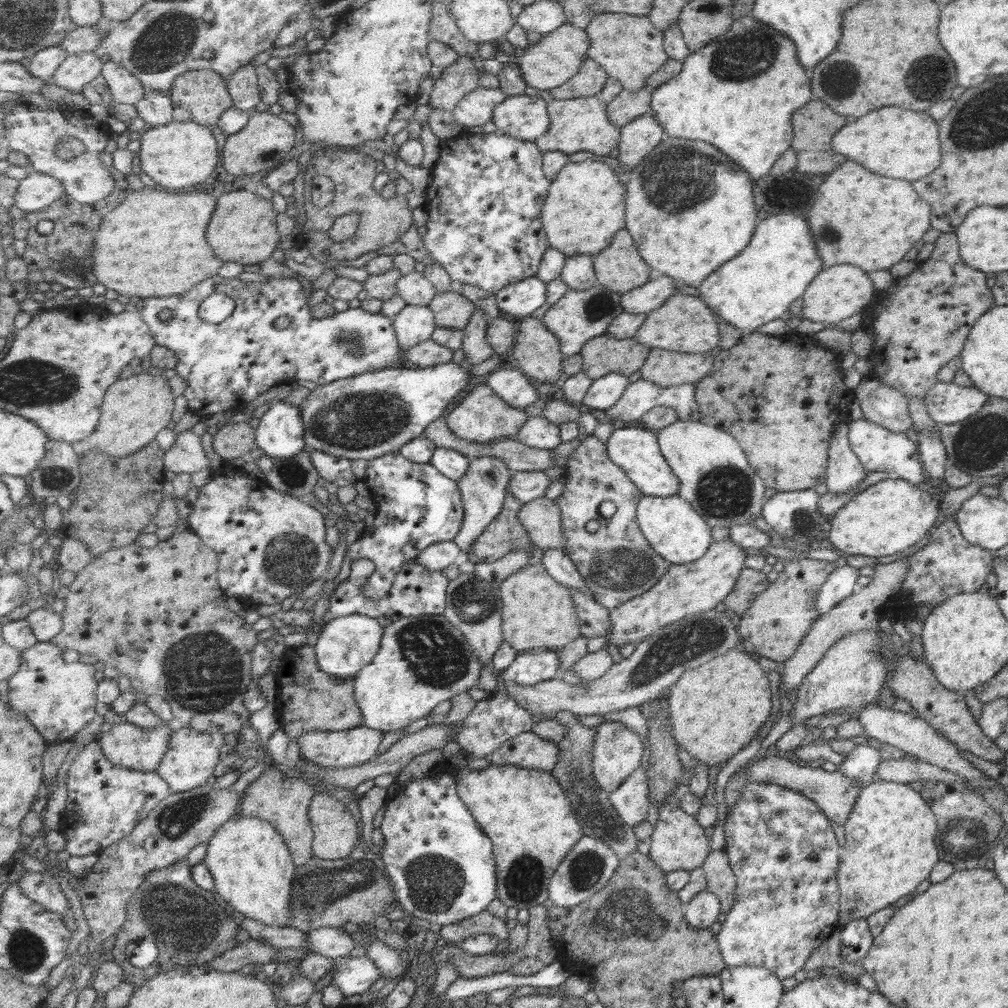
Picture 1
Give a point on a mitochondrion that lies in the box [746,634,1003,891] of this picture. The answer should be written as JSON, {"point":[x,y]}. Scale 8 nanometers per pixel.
{"point":[962,837]}

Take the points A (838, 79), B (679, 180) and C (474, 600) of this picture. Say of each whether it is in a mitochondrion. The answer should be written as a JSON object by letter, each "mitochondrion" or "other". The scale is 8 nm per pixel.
{"A":"mitochondrion","B":"mitochondrion","C":"mitochondrion"}

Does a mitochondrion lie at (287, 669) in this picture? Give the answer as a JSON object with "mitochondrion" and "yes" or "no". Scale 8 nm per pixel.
{"mitochondrion":"no"}

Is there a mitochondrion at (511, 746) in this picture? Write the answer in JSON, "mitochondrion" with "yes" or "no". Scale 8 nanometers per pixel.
{"mitochondrion":"no"}

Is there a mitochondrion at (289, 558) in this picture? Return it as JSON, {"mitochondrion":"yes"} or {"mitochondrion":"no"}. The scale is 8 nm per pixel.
{"mitochondrion":"yes"}

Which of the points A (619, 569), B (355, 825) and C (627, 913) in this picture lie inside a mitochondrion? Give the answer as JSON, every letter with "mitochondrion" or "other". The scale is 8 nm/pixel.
{"A":"mitochondrion","B":"other","C":"mitochondrion"}

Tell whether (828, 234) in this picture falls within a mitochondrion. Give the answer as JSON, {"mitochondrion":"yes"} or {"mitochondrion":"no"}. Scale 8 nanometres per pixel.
{"mitochondrion":"yes"}

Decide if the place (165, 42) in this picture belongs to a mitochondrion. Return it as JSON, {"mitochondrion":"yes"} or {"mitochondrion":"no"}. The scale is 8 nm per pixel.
{"mitochondrion":"yes"}

